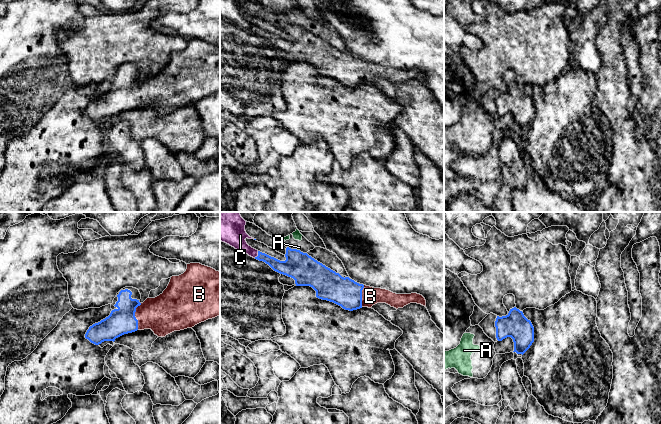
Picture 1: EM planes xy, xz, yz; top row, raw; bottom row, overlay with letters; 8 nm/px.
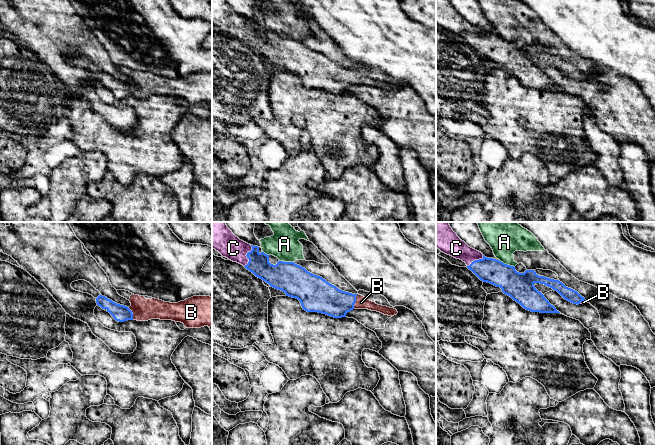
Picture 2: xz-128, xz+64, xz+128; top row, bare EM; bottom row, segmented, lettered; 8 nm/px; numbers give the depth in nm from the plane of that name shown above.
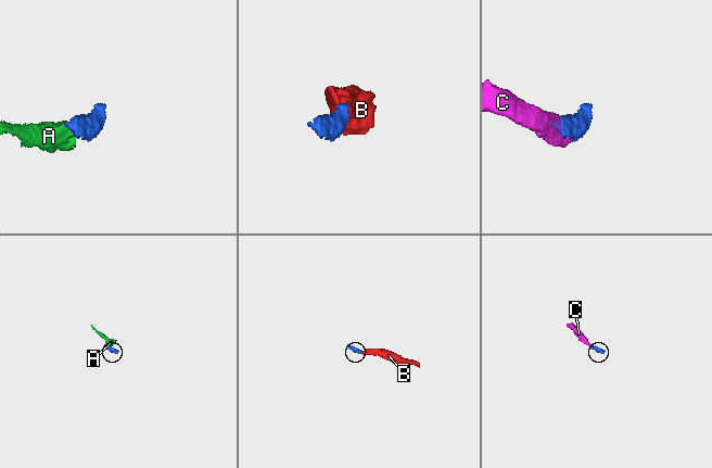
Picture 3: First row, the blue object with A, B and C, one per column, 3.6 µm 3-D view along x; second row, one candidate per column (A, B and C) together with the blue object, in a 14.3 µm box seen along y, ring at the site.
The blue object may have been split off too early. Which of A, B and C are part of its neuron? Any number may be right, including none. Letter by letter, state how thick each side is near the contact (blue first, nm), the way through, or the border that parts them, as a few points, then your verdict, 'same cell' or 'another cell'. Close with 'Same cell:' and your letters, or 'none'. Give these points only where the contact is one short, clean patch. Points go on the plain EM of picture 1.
A: 240 nm thick on the blue side, 20 nm on the other; border along xz (296, 24), (298, 26); another cell
B: 220 nm thick on the blue side, 320 nm on the other; runs through xy (121, 97), (134, 92), (164, 90); same cell
C: 120 nm thick on the blue side, 170 nm on the other; same cell
Same cell: B, C

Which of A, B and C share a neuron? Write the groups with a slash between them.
A / B C

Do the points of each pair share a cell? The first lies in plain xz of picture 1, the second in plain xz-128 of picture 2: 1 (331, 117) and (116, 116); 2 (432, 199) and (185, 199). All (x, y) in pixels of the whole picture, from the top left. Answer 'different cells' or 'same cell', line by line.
1: different cells
2: different cells

